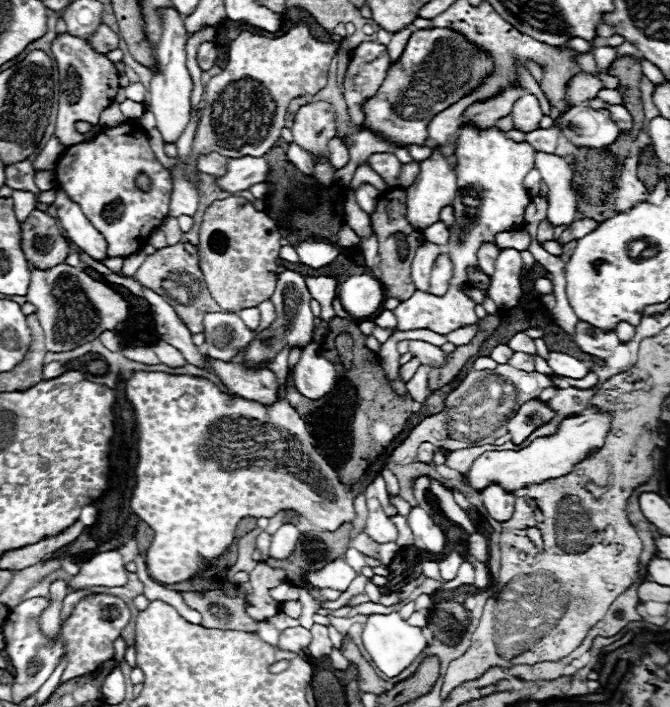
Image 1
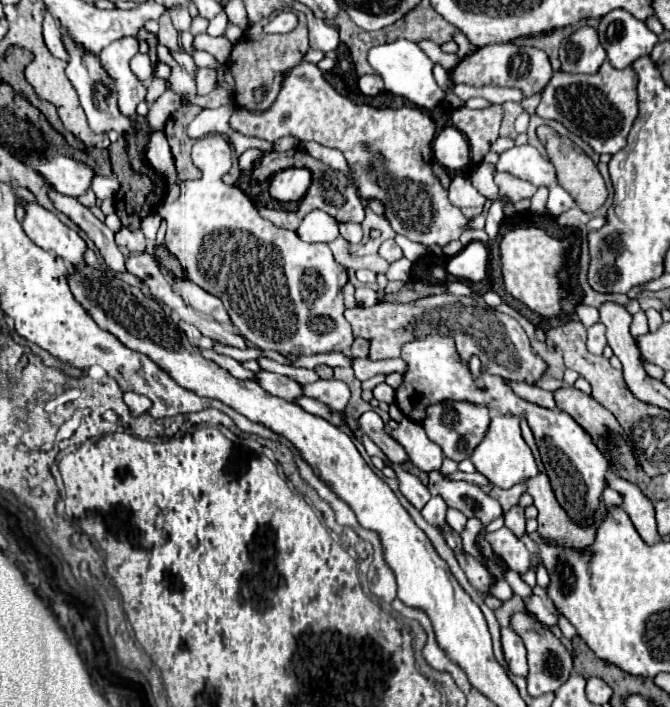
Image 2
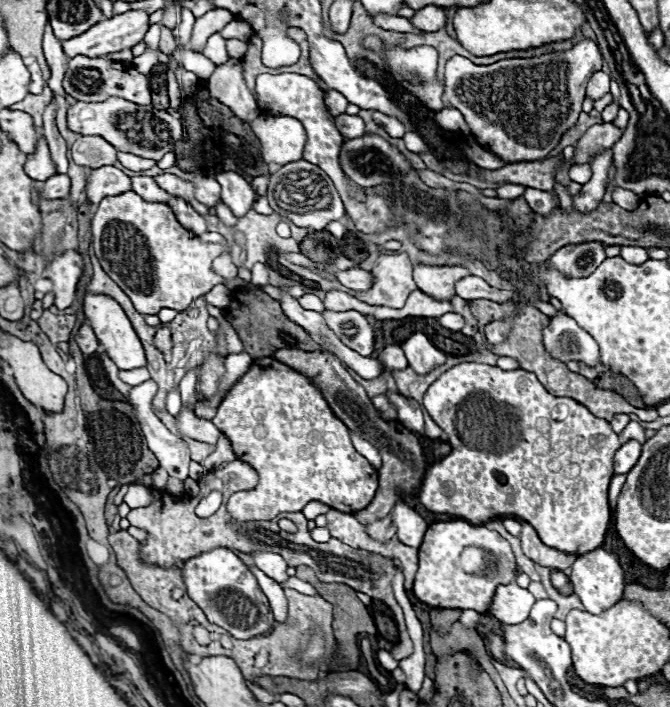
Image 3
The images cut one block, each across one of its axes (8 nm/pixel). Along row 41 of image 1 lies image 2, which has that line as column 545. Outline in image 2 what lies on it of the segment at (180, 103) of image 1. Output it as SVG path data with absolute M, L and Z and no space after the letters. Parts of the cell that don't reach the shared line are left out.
M530 144L514 146L504 154L500 154L500 160L496 162L496 170L508 172L520 180L528 180L536 188L548 186L550 182L556 180L556 172L550 160L542 158L540 152Z

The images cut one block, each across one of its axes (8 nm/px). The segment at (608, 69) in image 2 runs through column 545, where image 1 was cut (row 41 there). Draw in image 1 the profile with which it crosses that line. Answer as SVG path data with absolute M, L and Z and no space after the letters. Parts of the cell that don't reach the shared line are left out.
M102 24L94 36L86 36L86 40L92 44L92 48L96 48L102 54L106 54L112 48L118 48L118 34L112 32L106 24Z

